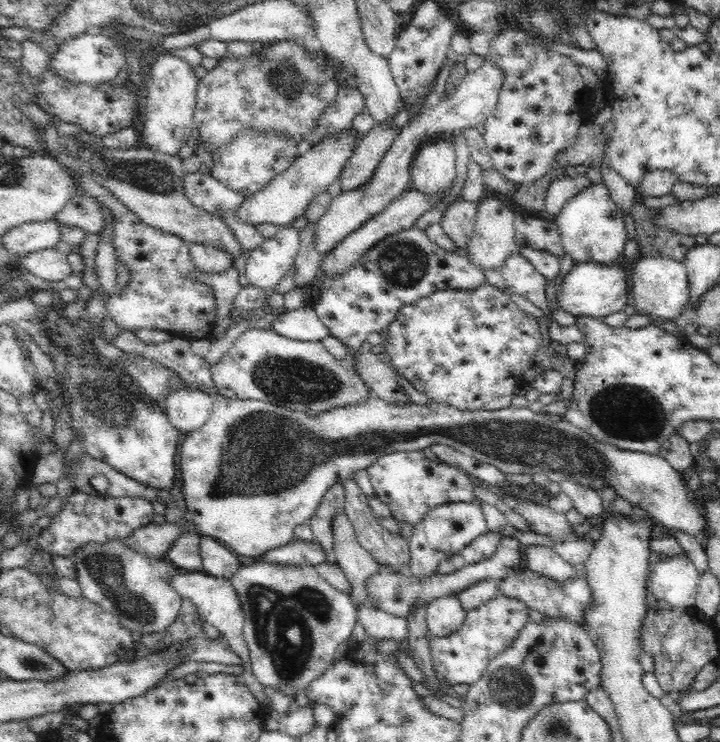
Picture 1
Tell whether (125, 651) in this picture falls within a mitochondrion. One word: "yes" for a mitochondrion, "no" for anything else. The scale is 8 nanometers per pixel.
yes

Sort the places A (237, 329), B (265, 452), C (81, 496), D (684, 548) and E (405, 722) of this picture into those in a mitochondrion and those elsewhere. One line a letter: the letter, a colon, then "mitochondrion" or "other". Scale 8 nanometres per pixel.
A: other
B: mitochondrion
C: other
D: other
E: mitochondrion

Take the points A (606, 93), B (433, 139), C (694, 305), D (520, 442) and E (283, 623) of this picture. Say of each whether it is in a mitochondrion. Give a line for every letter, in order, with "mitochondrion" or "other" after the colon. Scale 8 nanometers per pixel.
A: other
B: other
C: other
D: mitochondrion
E: mitochondrion

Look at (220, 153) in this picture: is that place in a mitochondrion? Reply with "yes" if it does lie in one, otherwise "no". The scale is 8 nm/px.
no

